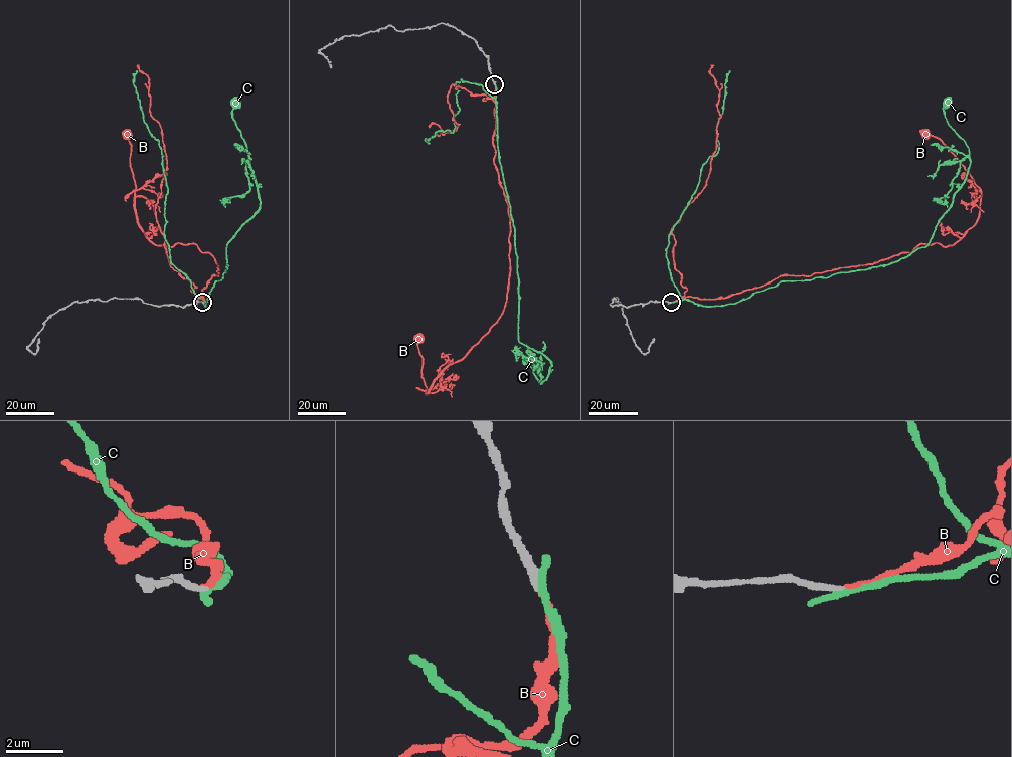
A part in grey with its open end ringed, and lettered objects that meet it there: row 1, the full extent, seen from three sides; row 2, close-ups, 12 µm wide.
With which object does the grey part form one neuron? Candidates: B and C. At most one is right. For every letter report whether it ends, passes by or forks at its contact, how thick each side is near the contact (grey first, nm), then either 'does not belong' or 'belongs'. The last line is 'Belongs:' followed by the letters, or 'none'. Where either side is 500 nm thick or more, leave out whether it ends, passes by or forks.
B: it ends there; 260 nm thick on the grey side, 170 nm on the other; belongs
C: it ends there; 280 nm thick on the grey side, 280 nm on the other; does not belong
Belongs: B

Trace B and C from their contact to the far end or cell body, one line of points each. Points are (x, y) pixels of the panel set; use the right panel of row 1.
B: (671, 302), (876, 262), (920, 243), (954, 244), (977, 219), (981, 190), (925, 134)
C: (670, 303), (735, 304), (782, 281), (883, 265), (923, 247), (970, 164), (969, 148), (946, 118), (947, 103)

